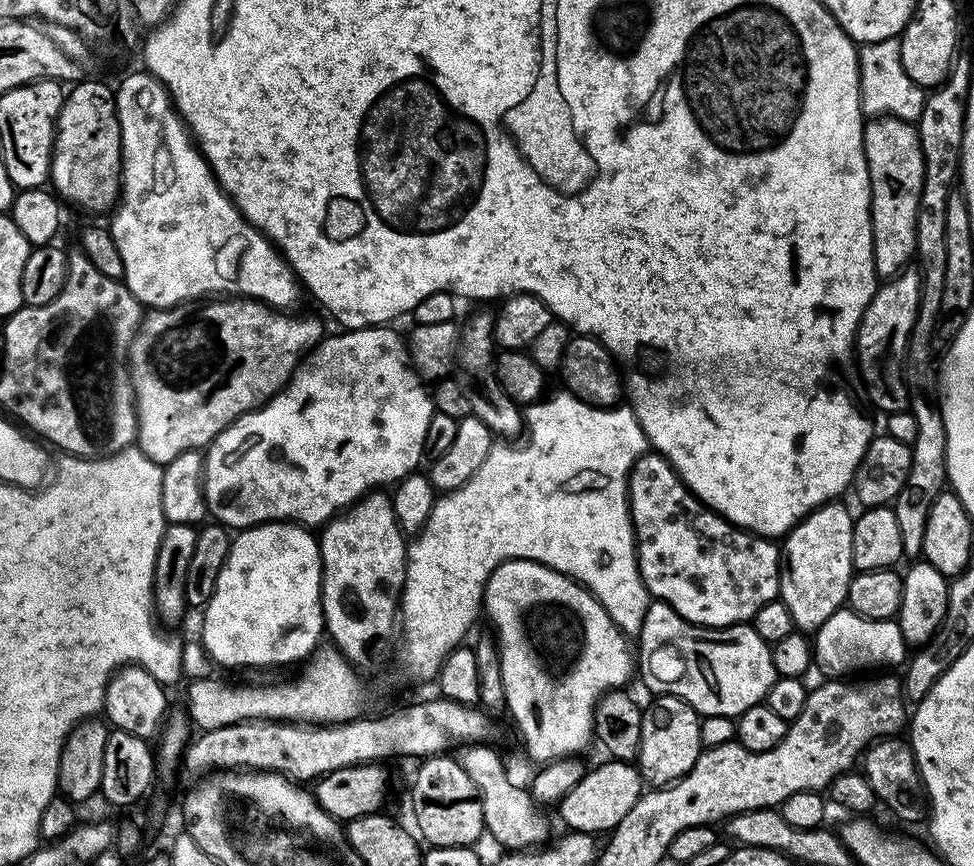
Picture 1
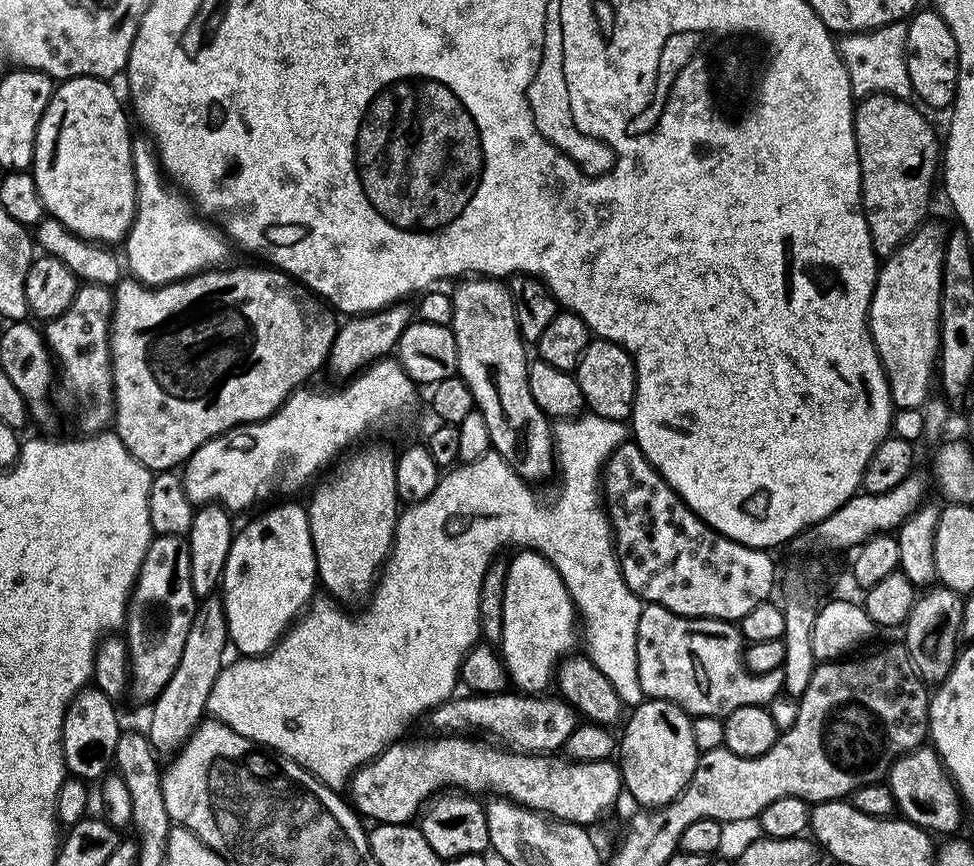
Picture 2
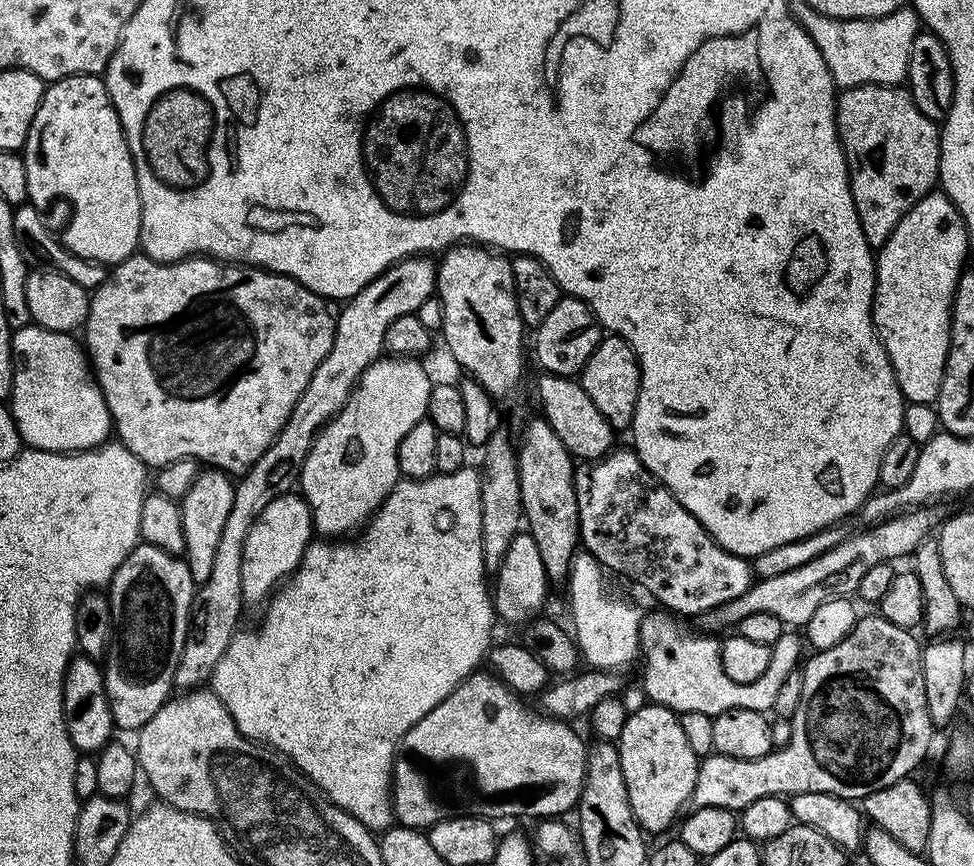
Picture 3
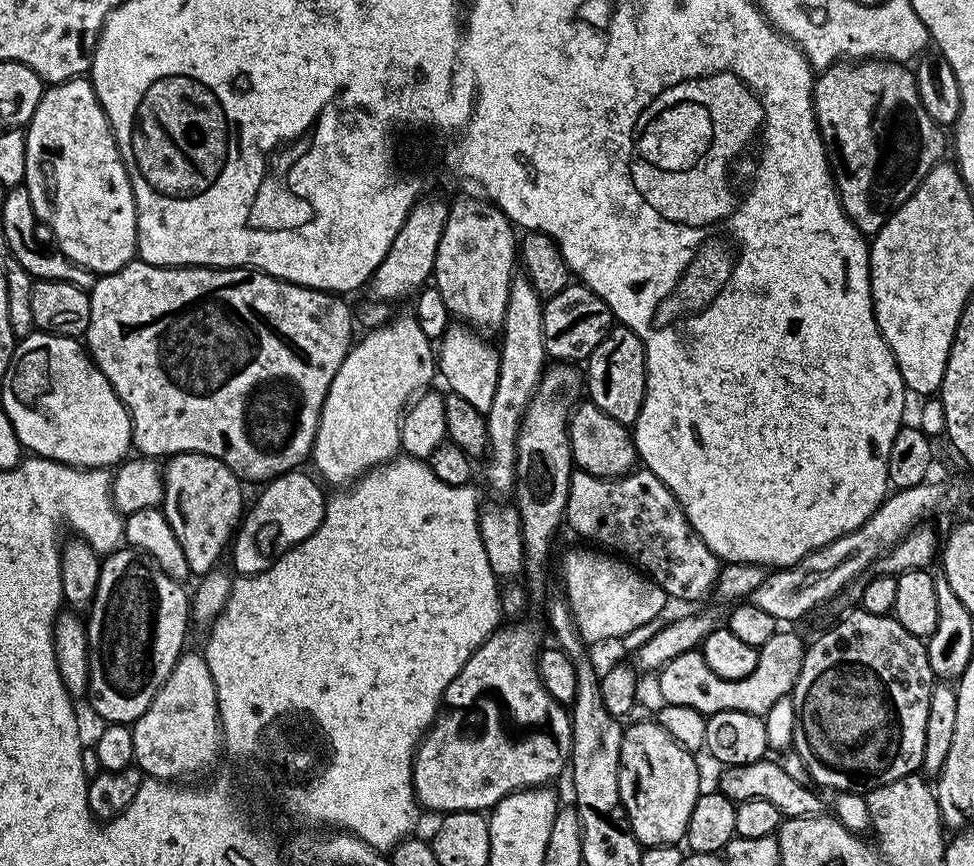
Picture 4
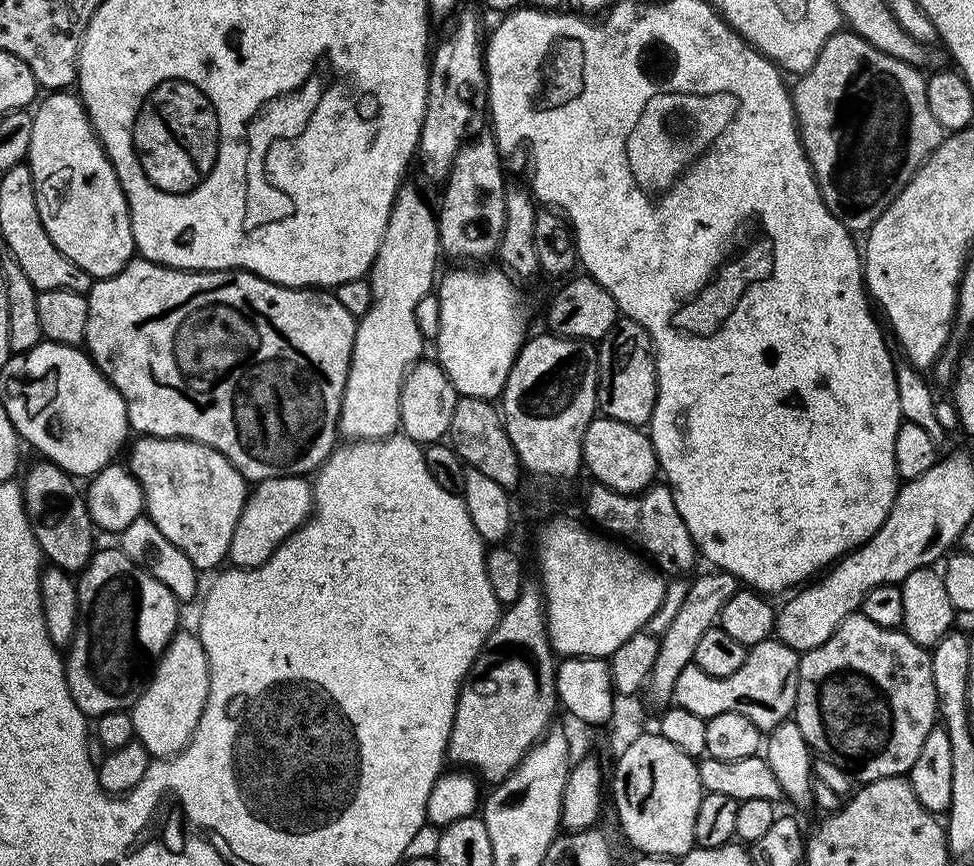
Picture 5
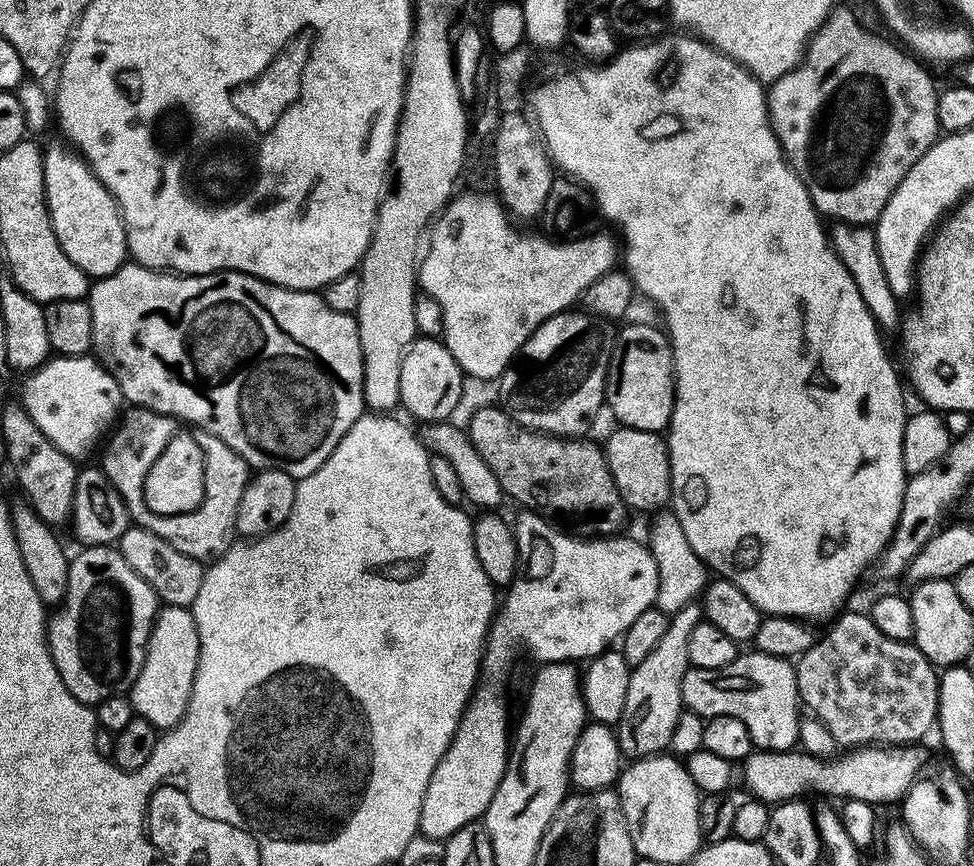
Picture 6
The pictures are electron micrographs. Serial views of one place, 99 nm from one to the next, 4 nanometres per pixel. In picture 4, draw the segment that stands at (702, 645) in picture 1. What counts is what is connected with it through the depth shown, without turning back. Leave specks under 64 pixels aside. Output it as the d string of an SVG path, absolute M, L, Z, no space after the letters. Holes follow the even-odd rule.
M777 630L774 638L759 648L758 666L754 674L741 680L718 678L704 661L703 651L682 653L665 664L658 672L660 677L660 700L674 706L694 706L694 710L705 714L722 710L746 710L755 716L763 716L778 702L778 698L789 695L795 689L796 679L802 670L806 651L806 640L796 632Z

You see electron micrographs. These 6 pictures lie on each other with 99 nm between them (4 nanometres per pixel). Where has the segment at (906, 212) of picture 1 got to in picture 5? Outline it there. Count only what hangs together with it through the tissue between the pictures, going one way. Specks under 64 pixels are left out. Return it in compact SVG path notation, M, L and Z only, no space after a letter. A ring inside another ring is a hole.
M841 30L832 35L822 46L814 66L799 77L796 89L791 89L792 108L796 111L796 127L800 130L800 141L804 147L804 153L808 156L808 161L812 167L812 173L816 175L816 185L826 202L826 206L832 213L838 217L849 230L867 230L872 227L882 213L888 209L892 199L897 196L901 190L910 182L925 158L940 145L946 133L944 129L938 126L938 121L934 119L934 114L930 114L930 102L926 102L926 86L928 81L925 73L921 69L908 65L906 62L899 61L898 58L892 58L889 54L884 54L881 50L875 49L874 46L863 38L857 36L849 30Z

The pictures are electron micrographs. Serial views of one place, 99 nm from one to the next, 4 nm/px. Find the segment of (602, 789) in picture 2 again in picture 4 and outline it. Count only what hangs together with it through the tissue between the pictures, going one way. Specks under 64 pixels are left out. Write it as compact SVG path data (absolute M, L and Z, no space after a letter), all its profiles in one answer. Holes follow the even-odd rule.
M512 622L507 626L501 626L488 637L482 646L470 654L466 666L460 668L460 673L446 686L442 707L437 711L432 727L424 733L419 744L416 745L415 753L412 757L412 788L416 792L416 802L421 809L429 808L435 814L447 814L449 812L482 812L487 813L496 807L502 798L520 791L521 788L538 788L551 785L551 780L556 780L560 775L565 775L570 764L572 754L572 718L569 709L565 705L559 704L554 697L542 686L540 675L536 669L536 657L542 647L540 636L525 622Z

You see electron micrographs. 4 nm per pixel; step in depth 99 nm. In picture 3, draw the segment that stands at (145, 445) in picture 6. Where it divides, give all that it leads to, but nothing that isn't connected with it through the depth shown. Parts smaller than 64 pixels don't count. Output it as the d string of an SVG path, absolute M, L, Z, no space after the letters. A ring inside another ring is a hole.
M219 470L204 471L197 475L188 488L188 493L179 501L184 531L182 556L188 561L192 583L196 586L210 578L210 570L214 567L214 550L218 546L218 538L222 538L222 526L226 526L226 517L234 506L233 481Z

